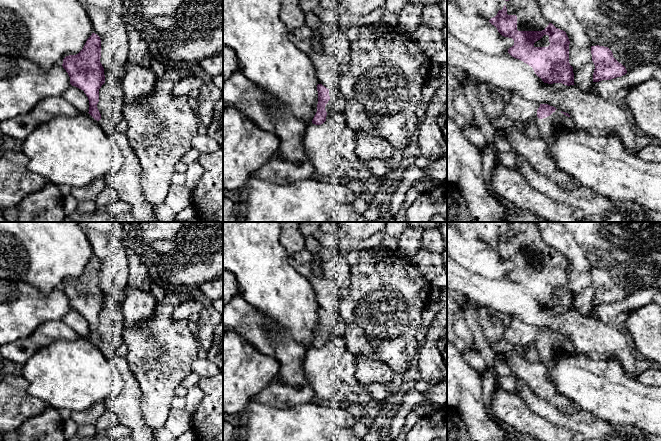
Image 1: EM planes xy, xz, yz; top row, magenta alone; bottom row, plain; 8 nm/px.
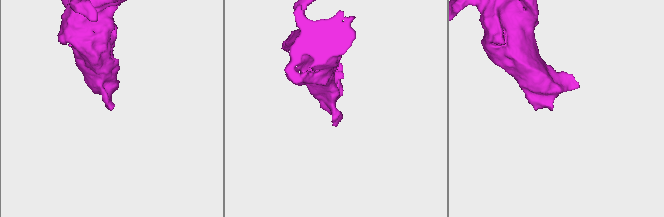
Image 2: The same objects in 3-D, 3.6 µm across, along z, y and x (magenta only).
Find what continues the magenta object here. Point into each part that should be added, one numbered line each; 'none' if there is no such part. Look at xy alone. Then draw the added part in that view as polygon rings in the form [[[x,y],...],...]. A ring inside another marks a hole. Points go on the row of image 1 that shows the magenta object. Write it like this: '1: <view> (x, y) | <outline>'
none

